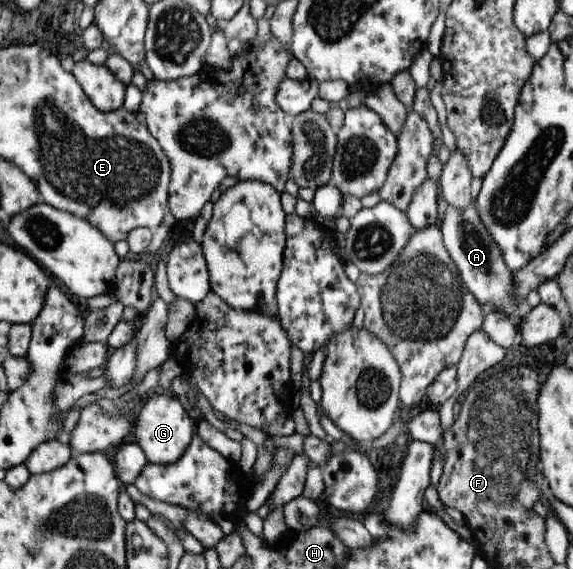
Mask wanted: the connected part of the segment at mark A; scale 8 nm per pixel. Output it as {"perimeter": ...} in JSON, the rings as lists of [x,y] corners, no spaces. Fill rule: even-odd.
{"perimeter":[[[474,204],[459,211],[448,205],[445,210],[445,216],[441,219],[439,225],[441,240],[444,248],[453,260],[457,268],[460,279],[463,280],[469,293],[484,307],[489,305],[493,311],[499,312],[513,321],[513,327],[518,329],[518,323],[525,315],[528,309],[524,301],[514,299],[512,295],[512,271],[505,265],[501,257],[500,249],[496,243],[493,243],[489,232],[481,224]]]}

